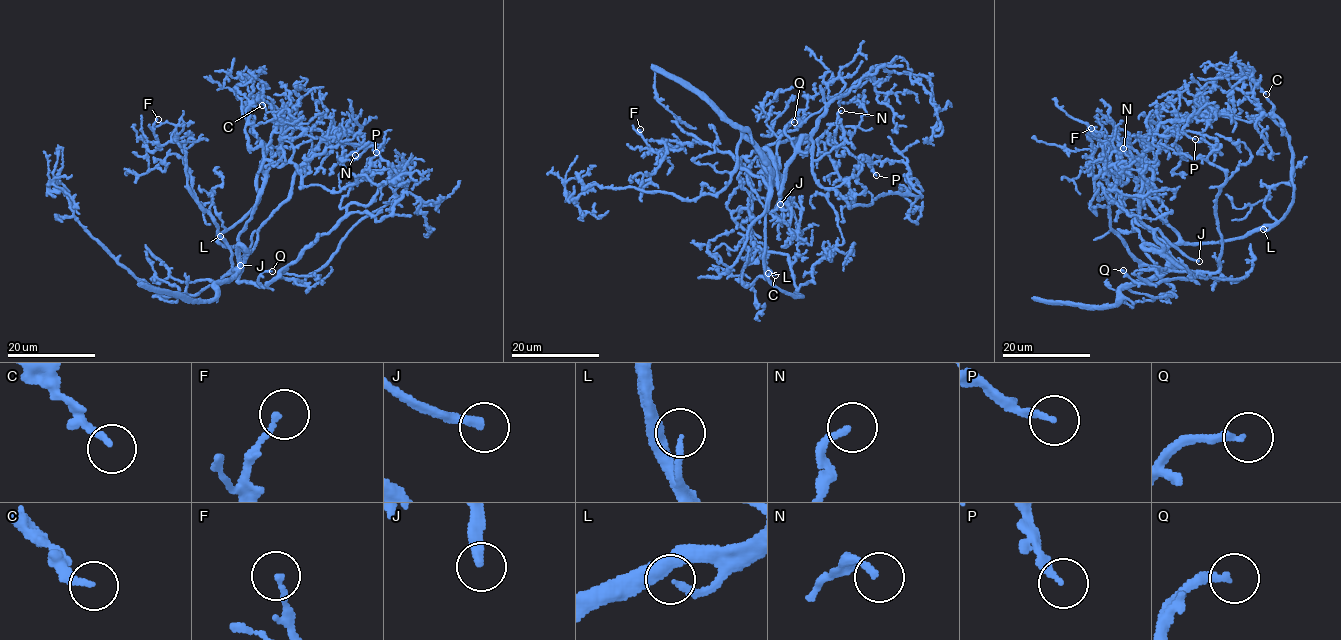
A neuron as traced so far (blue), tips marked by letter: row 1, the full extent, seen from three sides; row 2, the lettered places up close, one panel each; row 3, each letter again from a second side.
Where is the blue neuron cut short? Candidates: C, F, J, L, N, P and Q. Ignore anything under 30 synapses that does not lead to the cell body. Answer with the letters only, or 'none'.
J, L, Q

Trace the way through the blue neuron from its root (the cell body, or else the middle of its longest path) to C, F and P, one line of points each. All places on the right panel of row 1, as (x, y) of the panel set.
C: (1182, 267), (1165, 255), (1168, 247), (1242, 239), (1289, 207), (1289, 138), (1246, 96), (1243, 75), (1266, 94)
F: (1182, 267), (1144, 247), (1179, 265), (1122, 206), (1120, 150), (1091, 128)
P: (1182, 267), (1165, 255), (1154, 233), (1139, 219), (1142, 160), (1150, 133), (1164, 136), (1180, 132), (1195, 139)

